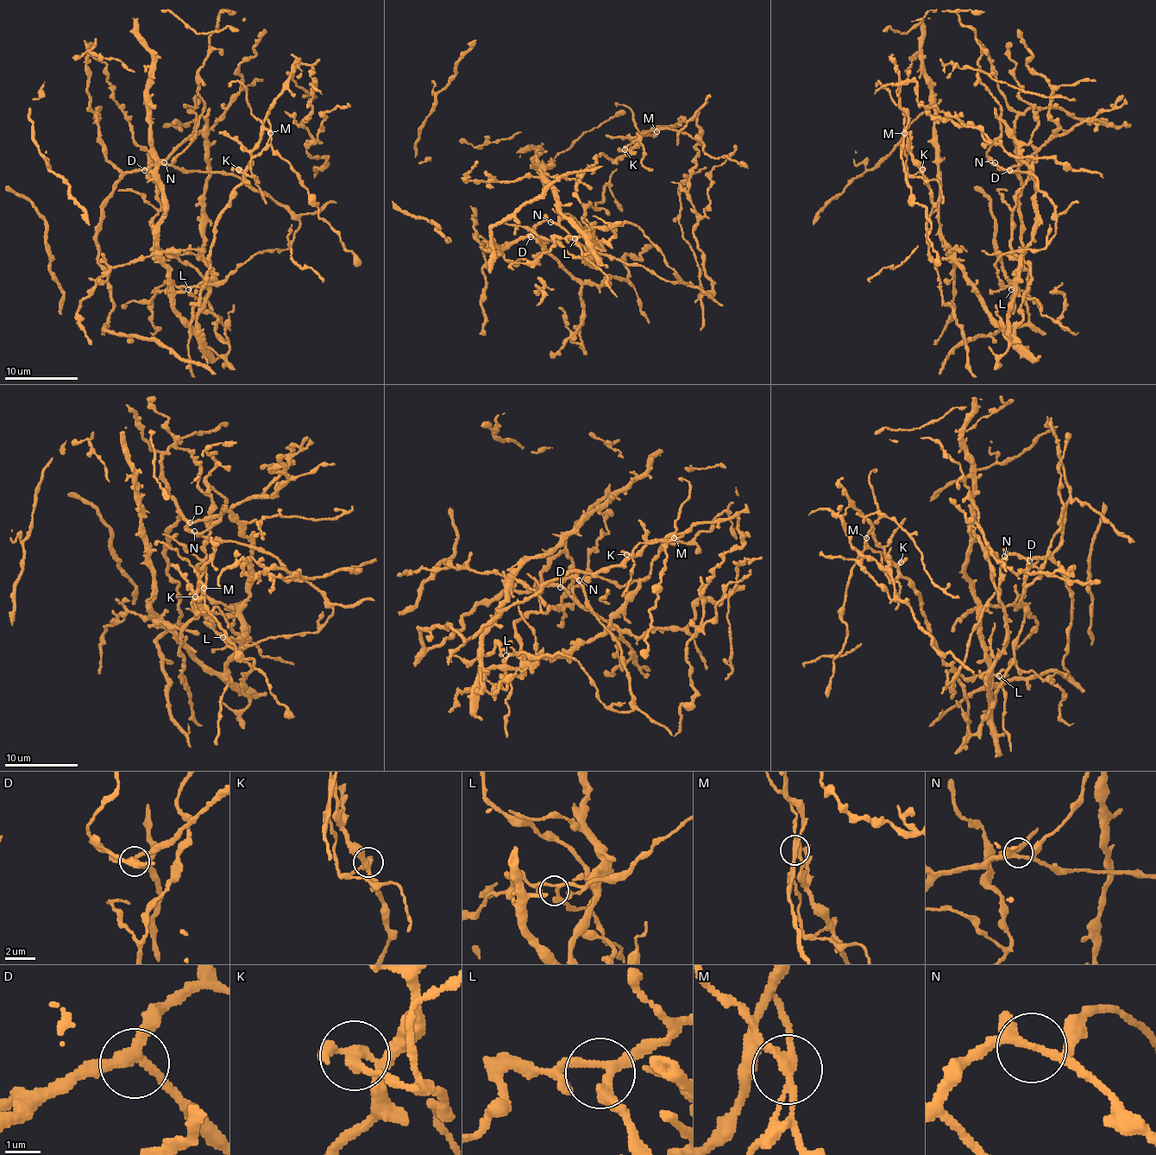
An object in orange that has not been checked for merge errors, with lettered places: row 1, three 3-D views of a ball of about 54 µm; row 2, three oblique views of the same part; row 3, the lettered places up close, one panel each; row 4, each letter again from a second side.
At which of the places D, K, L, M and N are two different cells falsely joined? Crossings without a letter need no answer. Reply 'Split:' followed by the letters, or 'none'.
Split: K, M

